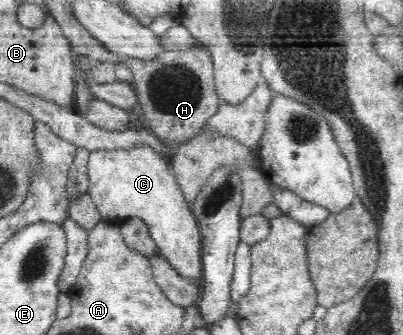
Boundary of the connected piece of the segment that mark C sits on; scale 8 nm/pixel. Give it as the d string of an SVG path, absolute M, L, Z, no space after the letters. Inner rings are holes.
M146 145L111 151L99 149L90 152L87 173L88 194L103 221L142 219L158 247L157 255L163 256L179 275L199 285L203 277L201 234L191 205L184 198L169 162Z

